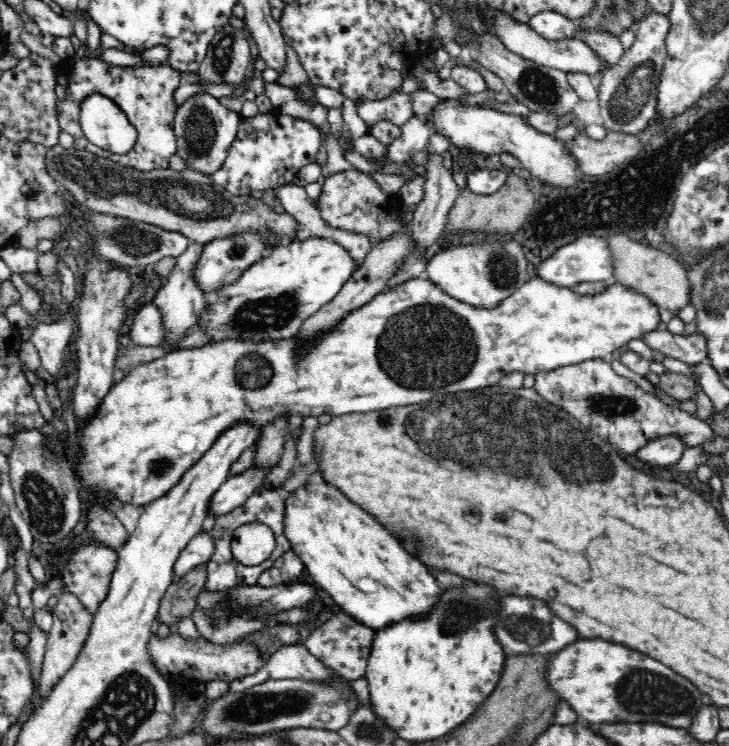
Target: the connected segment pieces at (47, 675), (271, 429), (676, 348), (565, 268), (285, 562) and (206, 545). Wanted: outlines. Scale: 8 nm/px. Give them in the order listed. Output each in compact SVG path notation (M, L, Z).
M65 591L63 594L60 594L58 598L58 602L56 606L53 608L53 621L52 621L52 630L50 630L49 635L47 636L47 644L46 644L46 653L44 656L44 666L40 676L40 685L38 686L38 690L36 692L35 707L33 708L31 714L35 711L35 708L44 701L44 698L50 694L50 690L60 680L63 678L64 674L72 668L74 662L76 662L76 658L78 658L80 654L80 650L82 650L84 646L84 642L88 639L90 634L90 626L93 624L94 615L91 612L87 611L87 608L81 603L80 600L77 599L75 594L71 592Z
M279 417L275 419L270 425L262 426L263 432L257 438L254 445L256 445L256 456L252 467L266 467L272 469L278 464L280 457L284 454L284 439L290 436L288 431L288 422L290 417Z
M656 329L644 334L642 340L651 349L688 365L700 364L708 356L708 343L704 342L704 337L698 332L693 335L676 335L670 333L668 329L665 331Z
M583 236L570 244L558 247L538 266L539 278L562 288L574 288L582 282L613 282L615 274L612 253L606 236Z
M291 548L285 552L267 571L257 578L257 585L264 588L276 585L288 585L304 572L305 566L300 557Z
M200 531L196 536L193 536L178 555L173 568L173 577L180 579L193 568L204 566L214 554L214 546L214 539L209 532Z

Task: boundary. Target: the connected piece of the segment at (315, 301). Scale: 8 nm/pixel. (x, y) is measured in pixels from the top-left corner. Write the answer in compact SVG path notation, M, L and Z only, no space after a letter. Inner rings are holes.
M310 237L303 241L287 242L275 247L262 259L249 266L238 281L226 285L224 289L218 289L215 292L217 301L212 306L205 305L197 323L201 322L205 326L210 341L234 338L258 343L289 339L297 334L306 318L318 312L319 308L328 304L340 292L355 269L356 263L352 256L341 244L332 239Z

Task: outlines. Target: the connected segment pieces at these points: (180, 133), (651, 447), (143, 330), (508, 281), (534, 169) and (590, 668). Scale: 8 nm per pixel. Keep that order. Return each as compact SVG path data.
M210 93L196 94L177 109L174 121L176 155L186 161L188 169L212 177L224 165L230 146L234 143L240 126L240 113L224 107Z
M666 435L658 439L652 439L634 453L637 462L647 462L649 466L674 465L684 454L684 440L678 435Z
M158 304L146 306L138 310L132 330L130 330L130 338L140 346L162 346L166 337L166 328L163 328L162 310Z
M494 238L494 244L482 242L476 246L450 246L439 250L434 258L427 262L425 274L430 274L430 281L448 296L466 304L479 305L480 308L496 308L496 304L512 296L518 288L531 278L527 268L528 260L520 242Z
M444 102L435 106L434 124L438 130L452 140L460 150L472 150L478 154L501 154L503 152L518 158L528 172L532 172L542 184L550 188L572 188L580 182L580 174L576 170L576 160L566 149L566 142L554 140L548 133L532 128L520 115L510 116L496 110L478 106L456 106L454 102Z
M580 639L552 655L552 668L548 669L548 680L552 680L552 688L556 688L556 696L559 700L567 702L578 720L584 718L584 722L618 722L618 723L662 723L674 728L688 729L692 724L698 709L702 703L702 691L696 688L692 682L684 679L677 672L668 668L665 664L644 656L636 650L630 650L626 646L614 646L602 640L588 640L580 642Z

